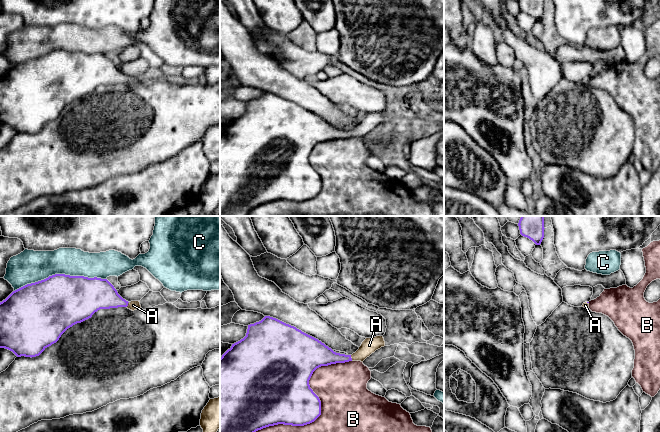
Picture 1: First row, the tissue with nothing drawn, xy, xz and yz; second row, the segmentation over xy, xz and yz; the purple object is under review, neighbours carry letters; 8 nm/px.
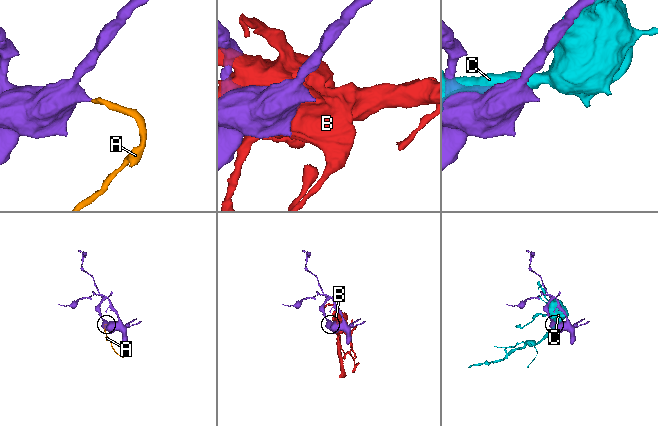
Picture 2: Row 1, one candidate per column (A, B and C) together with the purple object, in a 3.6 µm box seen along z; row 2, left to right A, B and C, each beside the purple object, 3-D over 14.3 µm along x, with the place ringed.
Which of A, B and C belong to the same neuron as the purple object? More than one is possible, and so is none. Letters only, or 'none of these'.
A

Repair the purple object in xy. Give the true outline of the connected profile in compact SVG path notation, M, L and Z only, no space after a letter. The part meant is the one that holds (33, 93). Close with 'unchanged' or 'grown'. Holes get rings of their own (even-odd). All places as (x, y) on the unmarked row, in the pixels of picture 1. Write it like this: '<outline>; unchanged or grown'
M55 50L13 67L0 78L0 124L12 127L17 133L39 132L56 119L70 103L81 99L100 85L127 83L142 85L139 77L123 75L107 56Z; grown

